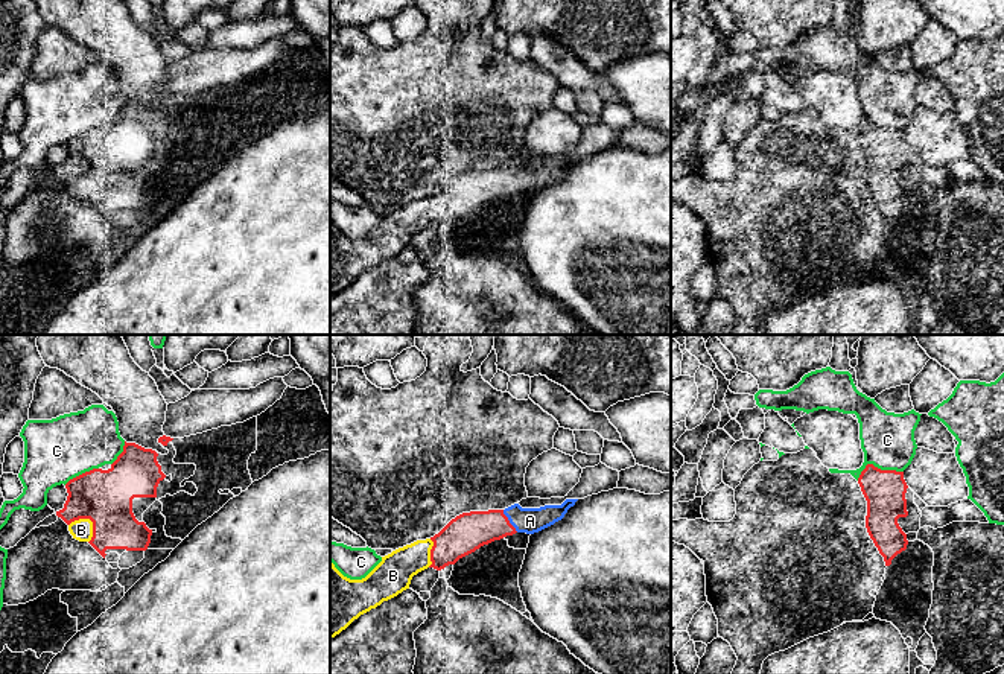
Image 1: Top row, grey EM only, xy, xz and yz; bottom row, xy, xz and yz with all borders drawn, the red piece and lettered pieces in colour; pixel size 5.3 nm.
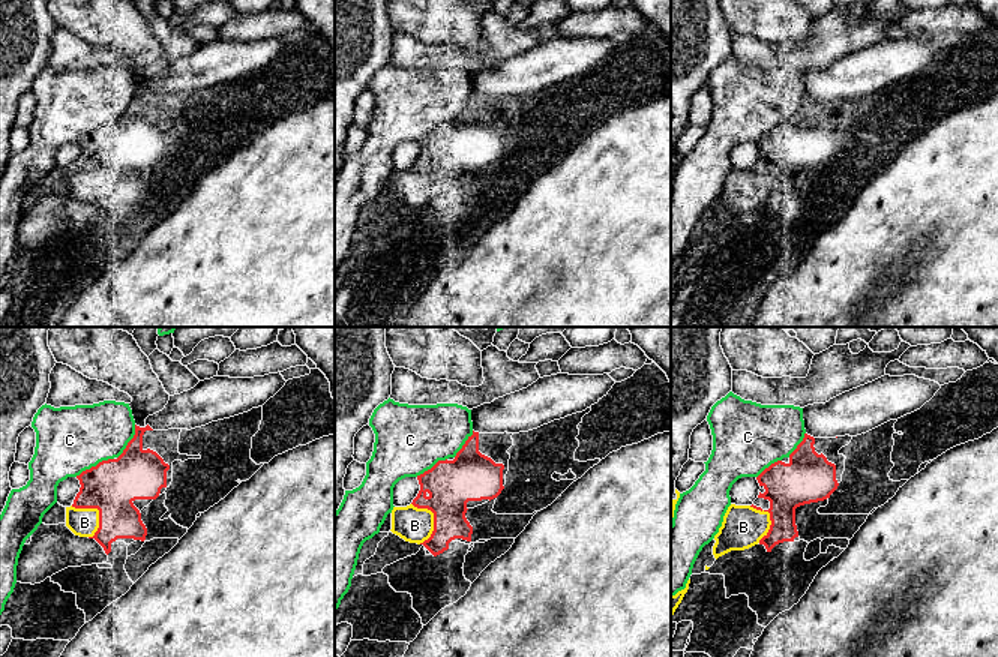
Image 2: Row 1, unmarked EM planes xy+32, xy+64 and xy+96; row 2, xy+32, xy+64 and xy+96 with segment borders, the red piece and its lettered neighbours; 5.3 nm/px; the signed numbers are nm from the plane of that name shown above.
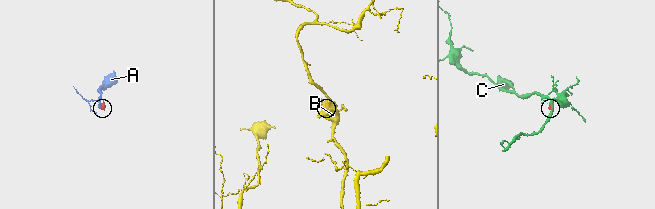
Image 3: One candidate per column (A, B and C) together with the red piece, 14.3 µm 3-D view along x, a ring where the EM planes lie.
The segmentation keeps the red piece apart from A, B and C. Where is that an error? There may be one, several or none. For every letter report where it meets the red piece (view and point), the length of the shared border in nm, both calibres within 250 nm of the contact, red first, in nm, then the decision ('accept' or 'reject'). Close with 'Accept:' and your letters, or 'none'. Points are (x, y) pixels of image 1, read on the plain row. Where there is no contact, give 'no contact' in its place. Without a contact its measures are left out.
A: xz (508, 180) | 150 nm | 200/140 nm | accept
B: xy (92, 180) | 150 nm | 280/120 nm | accept
C: yz (876, 127) | 260 nm | 220/280 nm | reject
Accept: A, B

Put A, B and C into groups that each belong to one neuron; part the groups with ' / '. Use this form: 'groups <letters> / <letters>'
groups A B / C

